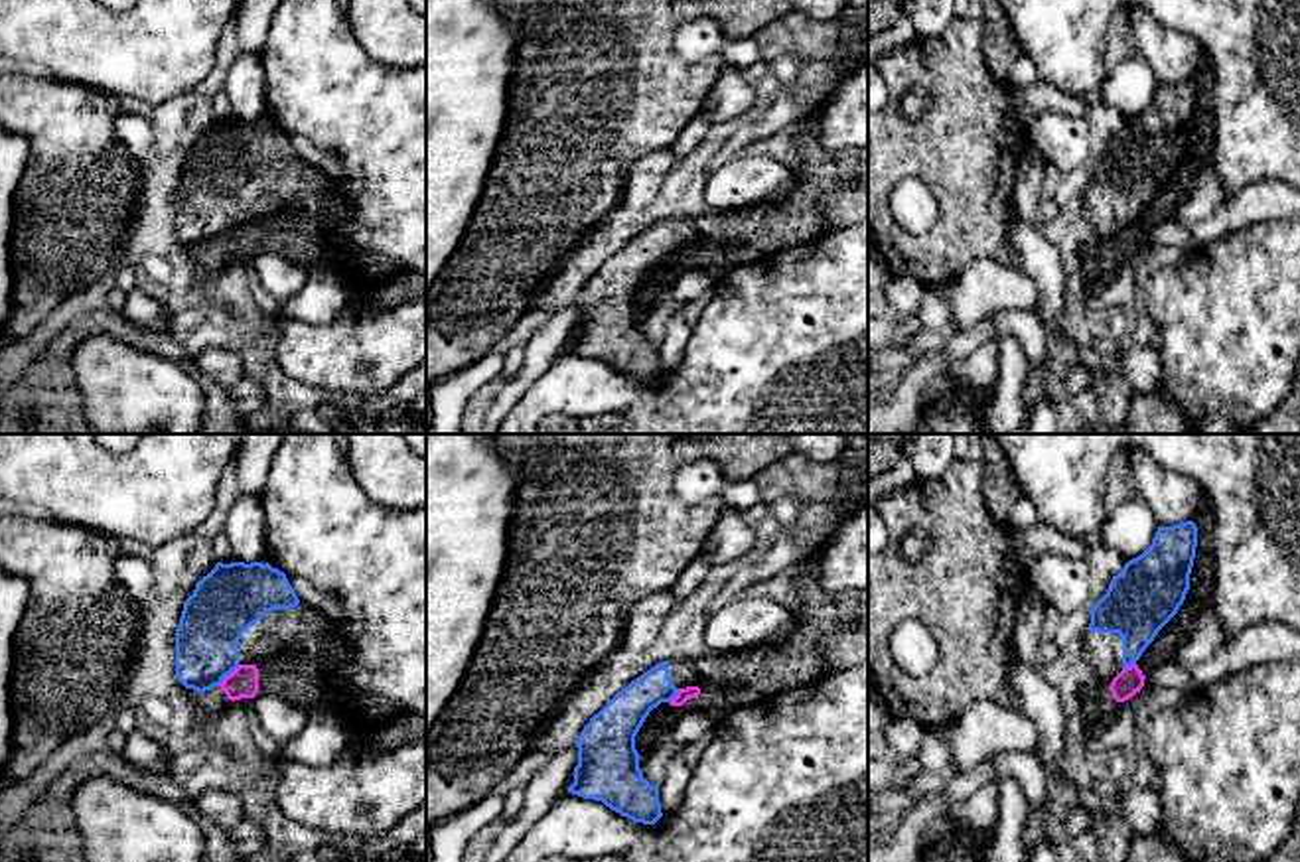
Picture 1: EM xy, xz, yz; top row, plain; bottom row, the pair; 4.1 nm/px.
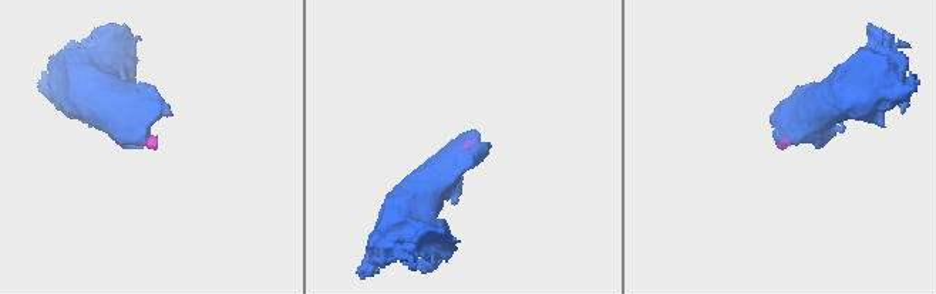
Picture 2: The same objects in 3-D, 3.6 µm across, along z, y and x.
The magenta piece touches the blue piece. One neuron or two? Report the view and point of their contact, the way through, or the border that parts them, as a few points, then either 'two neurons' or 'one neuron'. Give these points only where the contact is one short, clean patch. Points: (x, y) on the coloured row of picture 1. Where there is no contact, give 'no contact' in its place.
xy (227, 675) | along xy (239, 665), (217, 685) | two neurons

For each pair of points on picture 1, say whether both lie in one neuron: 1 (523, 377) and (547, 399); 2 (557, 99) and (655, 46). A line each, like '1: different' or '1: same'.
1: different
2: same

